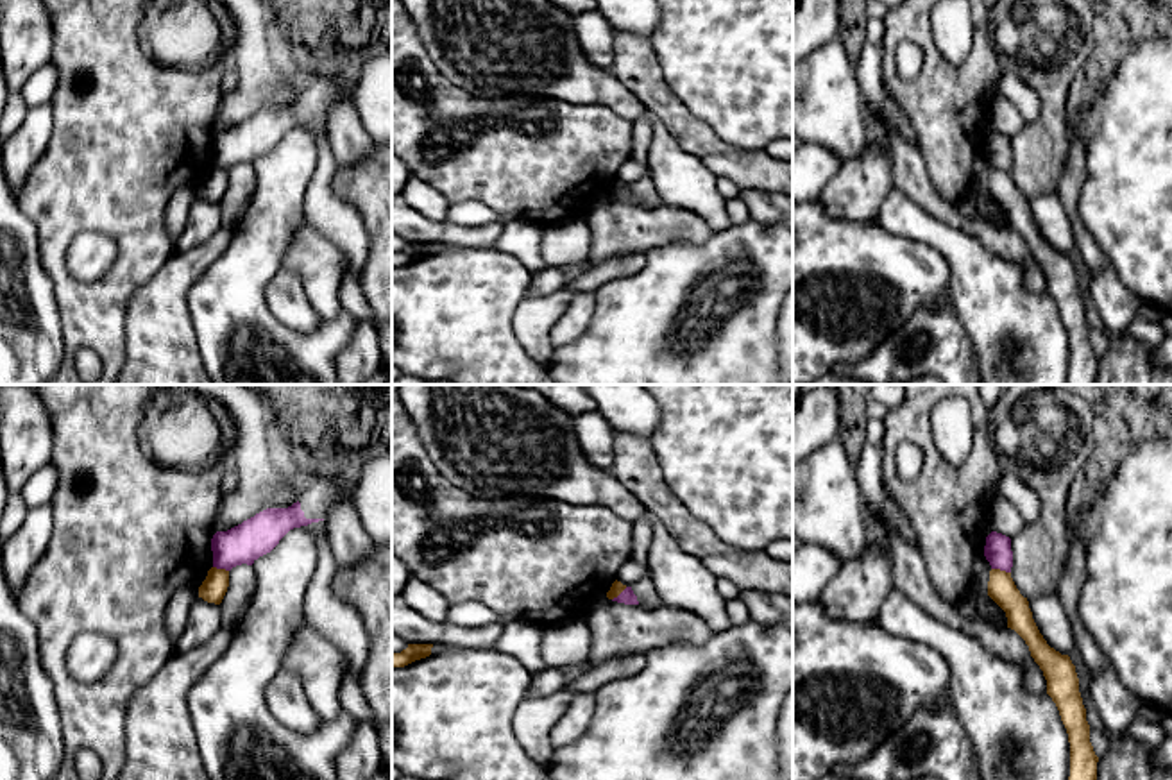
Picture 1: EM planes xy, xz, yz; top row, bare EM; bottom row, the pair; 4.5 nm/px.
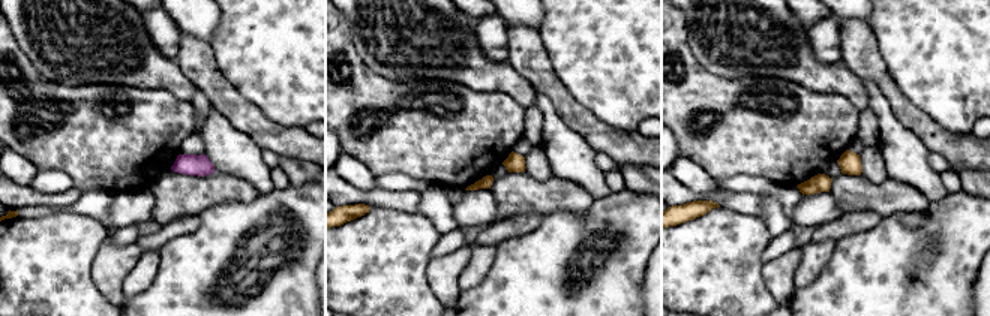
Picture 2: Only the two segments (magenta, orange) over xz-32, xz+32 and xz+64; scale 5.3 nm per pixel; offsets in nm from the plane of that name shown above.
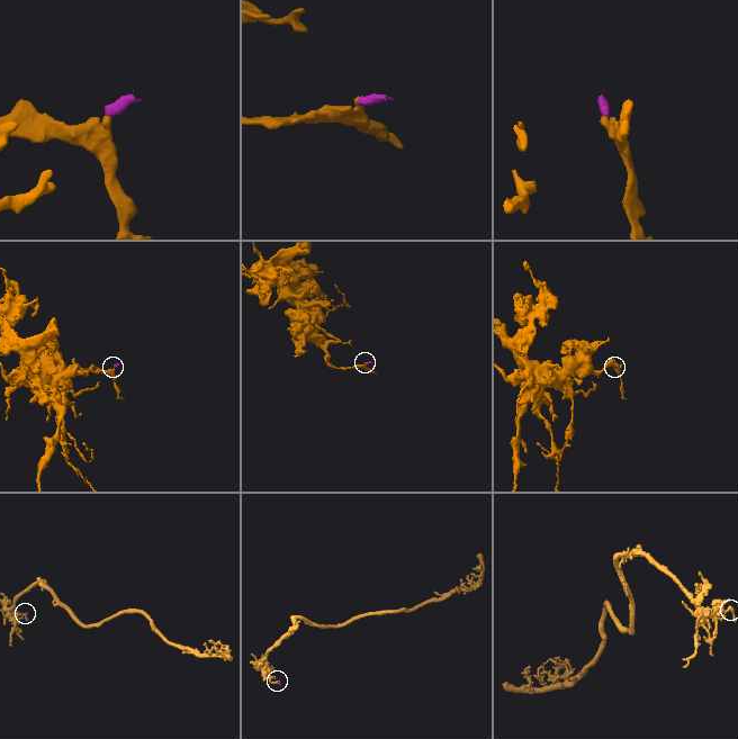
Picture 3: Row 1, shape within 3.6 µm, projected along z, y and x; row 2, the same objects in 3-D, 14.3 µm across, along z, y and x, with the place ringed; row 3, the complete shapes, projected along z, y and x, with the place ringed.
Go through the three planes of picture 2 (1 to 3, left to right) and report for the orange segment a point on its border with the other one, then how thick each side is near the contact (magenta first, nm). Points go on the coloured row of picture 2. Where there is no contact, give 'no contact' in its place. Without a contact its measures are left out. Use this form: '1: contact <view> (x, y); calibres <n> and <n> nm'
1: no contact
2: no contact
3: no contact

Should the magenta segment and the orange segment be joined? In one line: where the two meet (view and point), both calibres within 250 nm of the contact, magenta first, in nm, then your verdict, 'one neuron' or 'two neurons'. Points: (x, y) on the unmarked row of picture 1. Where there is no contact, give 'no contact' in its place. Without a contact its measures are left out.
meets magenta in yz at (1001, 169); 120 nm thick on the magenta side, 130 nm on the other; two neurons

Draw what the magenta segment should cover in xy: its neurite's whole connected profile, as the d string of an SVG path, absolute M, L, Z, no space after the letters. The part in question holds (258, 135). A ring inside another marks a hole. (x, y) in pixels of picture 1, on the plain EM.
M360 66L329 77L295 72L299 100L288 107L267 107L227 131L217 131L211 138L213 166L231 170L242 163L252 165L290 129L324 120L336 97L342 95L352 102L358 75Z

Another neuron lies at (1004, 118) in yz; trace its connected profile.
M998 95L997 100L993 102L989 120L991 120L993 131L1002 132L1009 138L1018 134L1025 125L1018 109L1002 95Z

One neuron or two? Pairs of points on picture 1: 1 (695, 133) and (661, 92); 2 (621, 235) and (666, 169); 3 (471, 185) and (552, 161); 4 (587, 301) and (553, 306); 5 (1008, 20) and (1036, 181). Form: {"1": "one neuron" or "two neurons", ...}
{"1": "one neuron", "2": "two neurons", "3": "one neuron", "4": "two neurons", "5": "one neuron"}

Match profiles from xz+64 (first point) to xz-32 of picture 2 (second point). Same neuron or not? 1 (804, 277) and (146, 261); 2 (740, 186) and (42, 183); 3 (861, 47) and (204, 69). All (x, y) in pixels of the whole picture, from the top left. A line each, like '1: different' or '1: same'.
1: same
2: same
3: same

